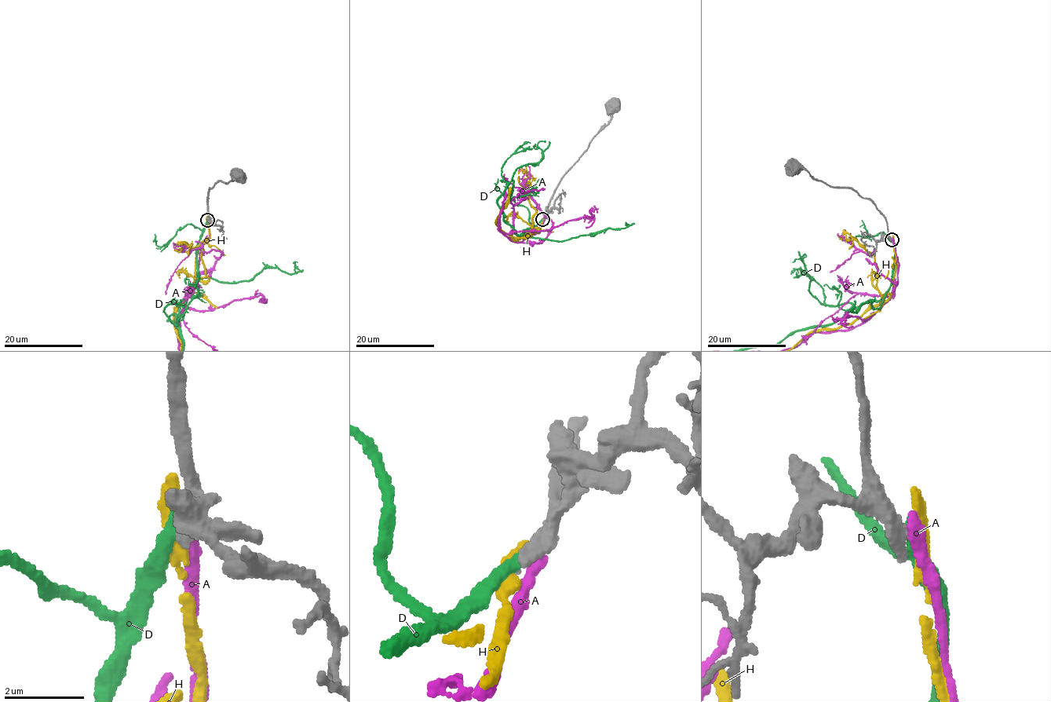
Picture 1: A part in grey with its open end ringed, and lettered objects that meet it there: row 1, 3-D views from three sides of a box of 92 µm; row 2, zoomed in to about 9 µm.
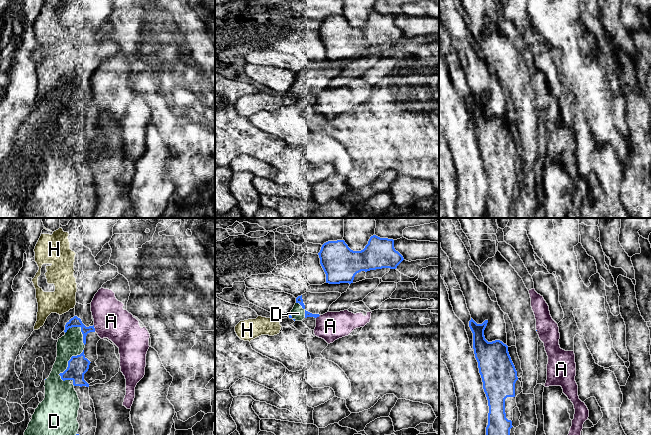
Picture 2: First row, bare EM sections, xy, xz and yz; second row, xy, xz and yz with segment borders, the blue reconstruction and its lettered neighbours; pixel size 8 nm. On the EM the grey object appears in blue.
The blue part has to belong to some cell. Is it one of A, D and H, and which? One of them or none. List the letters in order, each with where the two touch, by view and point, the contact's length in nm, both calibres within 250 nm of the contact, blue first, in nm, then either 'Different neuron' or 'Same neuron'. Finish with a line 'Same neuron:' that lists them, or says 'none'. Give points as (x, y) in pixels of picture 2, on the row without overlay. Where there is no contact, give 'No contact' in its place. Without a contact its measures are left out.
A: Touches blue at xy (94, 104). Shared border 60 nm. Thickness 80 nm (blue) against 280 nm. Different neuron
D: Touches blue at xy (68, 139). Shared border 300 nm. Thickness 160 nm (blue) against 220 nm. Same neuron
H: No contact. Different neuron
Same neuron: D

